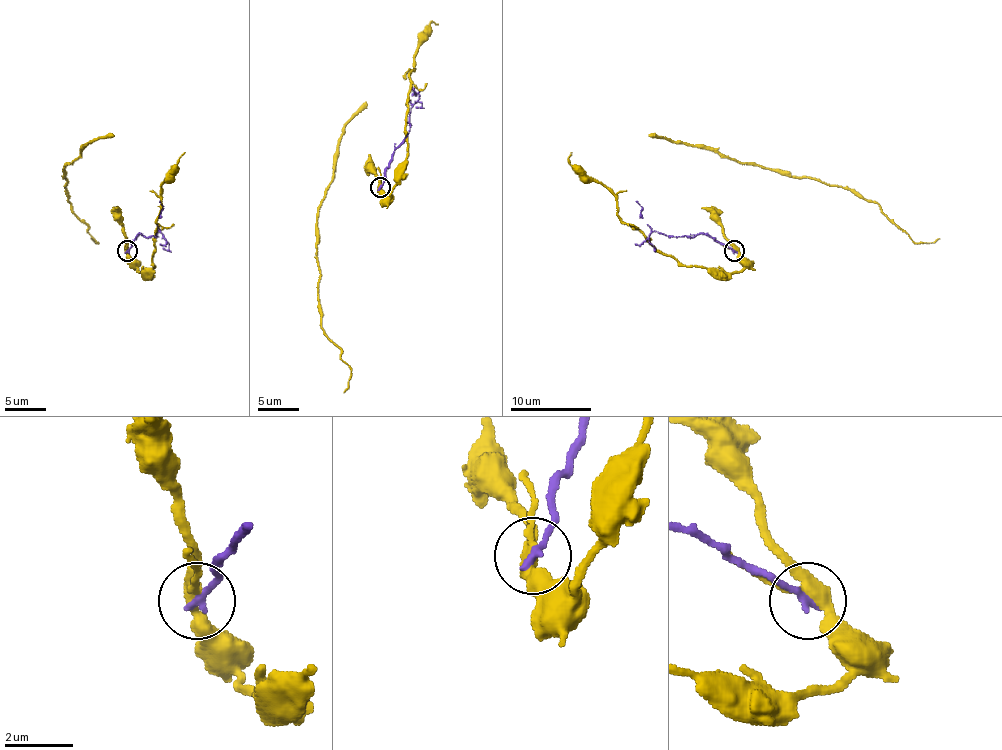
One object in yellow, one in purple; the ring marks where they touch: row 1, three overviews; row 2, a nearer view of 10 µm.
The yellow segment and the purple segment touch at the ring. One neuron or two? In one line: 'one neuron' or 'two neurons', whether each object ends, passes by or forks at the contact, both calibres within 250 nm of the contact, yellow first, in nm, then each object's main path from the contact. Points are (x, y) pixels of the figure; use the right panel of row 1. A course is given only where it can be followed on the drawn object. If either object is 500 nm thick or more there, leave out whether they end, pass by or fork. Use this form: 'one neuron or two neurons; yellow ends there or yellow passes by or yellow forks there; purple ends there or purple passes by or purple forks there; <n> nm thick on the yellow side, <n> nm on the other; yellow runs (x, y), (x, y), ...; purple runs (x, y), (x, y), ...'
two neurons; yellow forks there; purple ends there; 320 nm thick on the yellow side, 240 nm on the other; yellow runs (734, 251), (714, 207), (720, 158), (854, 188), (864, 198), (874, 200), (917, 243), (935, 243), (939, 239); purple runs (734, 251), (706, 235), (677, 237), (653, 231), (635, 200)

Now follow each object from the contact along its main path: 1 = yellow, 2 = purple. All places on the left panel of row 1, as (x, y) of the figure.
1: (128, 251), (111, 207), (77, 158), (63, 176), (67, 200), (97, 243), (91, 239)
2: (128, 251), (140, 235), (156, 237), (162, 207), (160, 200)

